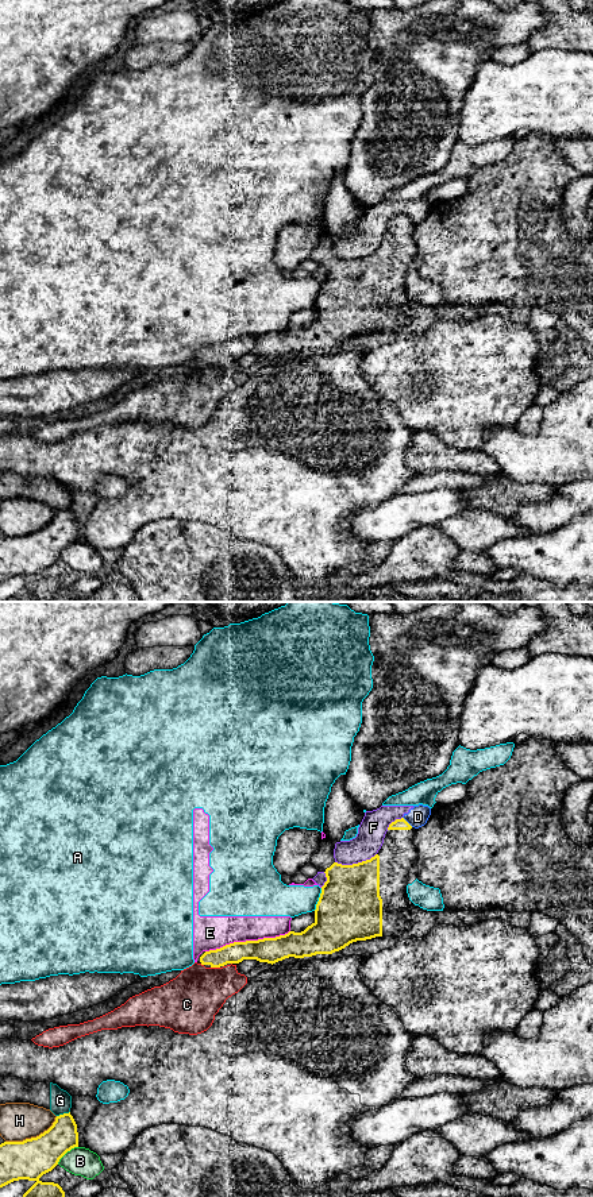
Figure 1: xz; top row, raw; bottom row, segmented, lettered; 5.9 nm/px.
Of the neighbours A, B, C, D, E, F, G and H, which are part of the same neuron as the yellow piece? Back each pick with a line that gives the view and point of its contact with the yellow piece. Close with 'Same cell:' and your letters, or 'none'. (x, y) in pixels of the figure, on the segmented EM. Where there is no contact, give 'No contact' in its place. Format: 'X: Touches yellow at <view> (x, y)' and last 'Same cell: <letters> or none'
C: Touches yellow at xz (215, 966)
Same cell: C

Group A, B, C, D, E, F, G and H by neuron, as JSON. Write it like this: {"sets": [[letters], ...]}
{"sets": [["A", "E"], ["B"], ["C"], ["D", "F"], ["G"], ["H"]]}

